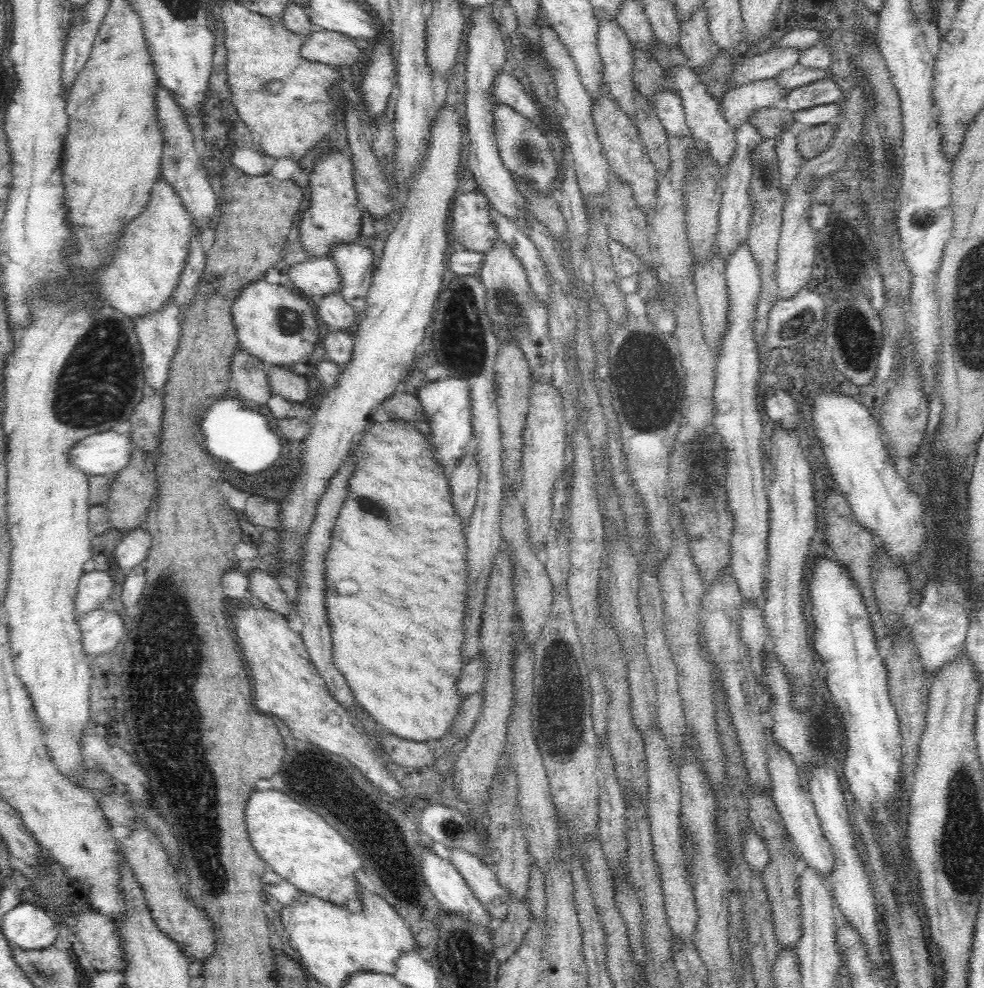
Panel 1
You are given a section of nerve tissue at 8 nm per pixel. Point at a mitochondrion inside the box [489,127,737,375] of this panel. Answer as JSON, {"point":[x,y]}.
{"point":[525,155]}

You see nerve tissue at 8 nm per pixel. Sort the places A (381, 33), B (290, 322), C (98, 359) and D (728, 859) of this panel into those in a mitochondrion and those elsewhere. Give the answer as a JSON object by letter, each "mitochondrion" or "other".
{"A":"other","B":"mitochondrion","C":"mitochondrion","D":"other"}

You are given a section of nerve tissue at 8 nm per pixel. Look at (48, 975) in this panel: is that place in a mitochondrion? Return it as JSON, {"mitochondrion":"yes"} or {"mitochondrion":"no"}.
{"mitochondrion":"yes"}

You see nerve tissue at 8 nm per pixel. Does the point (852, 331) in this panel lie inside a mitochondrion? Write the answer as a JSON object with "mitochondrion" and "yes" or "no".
{"mitochondrion":"yes"}

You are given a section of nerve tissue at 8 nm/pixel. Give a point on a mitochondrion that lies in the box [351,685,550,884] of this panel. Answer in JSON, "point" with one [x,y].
{"point":[452,831]}

